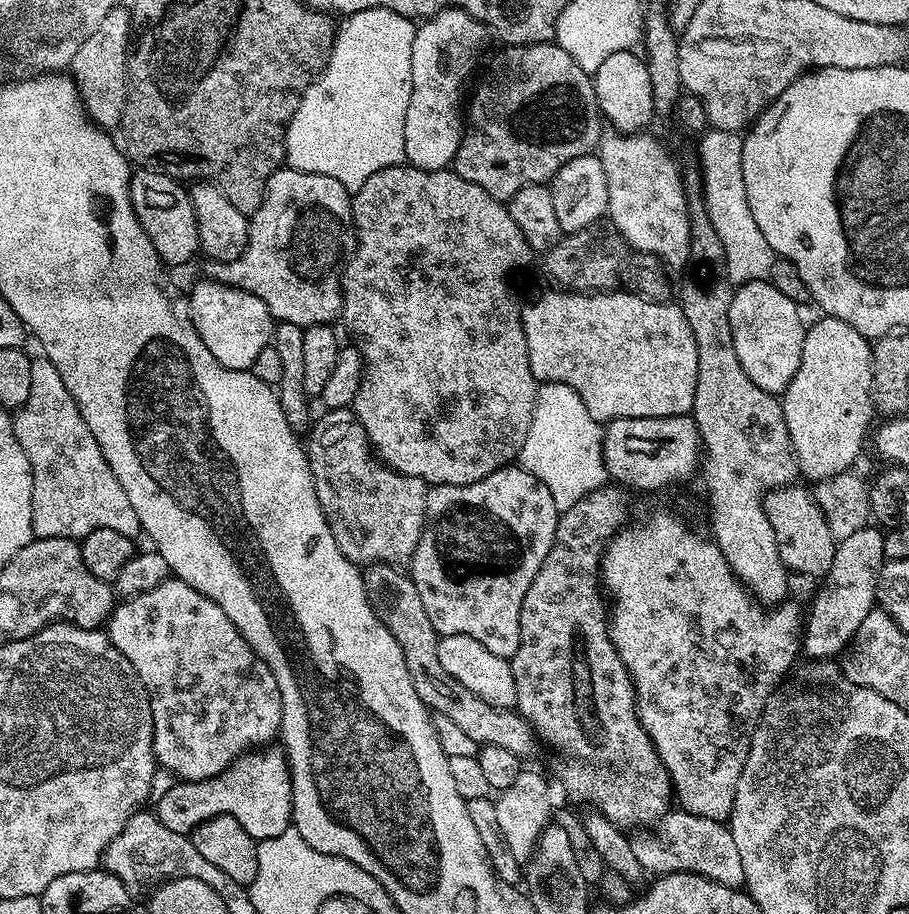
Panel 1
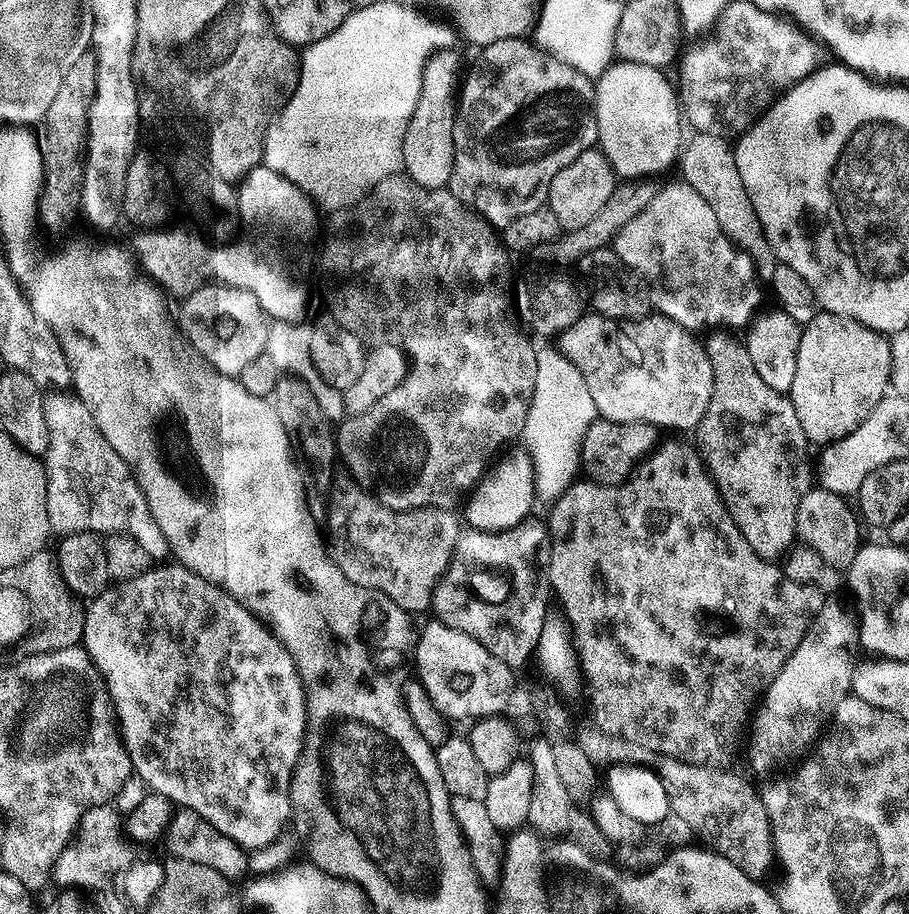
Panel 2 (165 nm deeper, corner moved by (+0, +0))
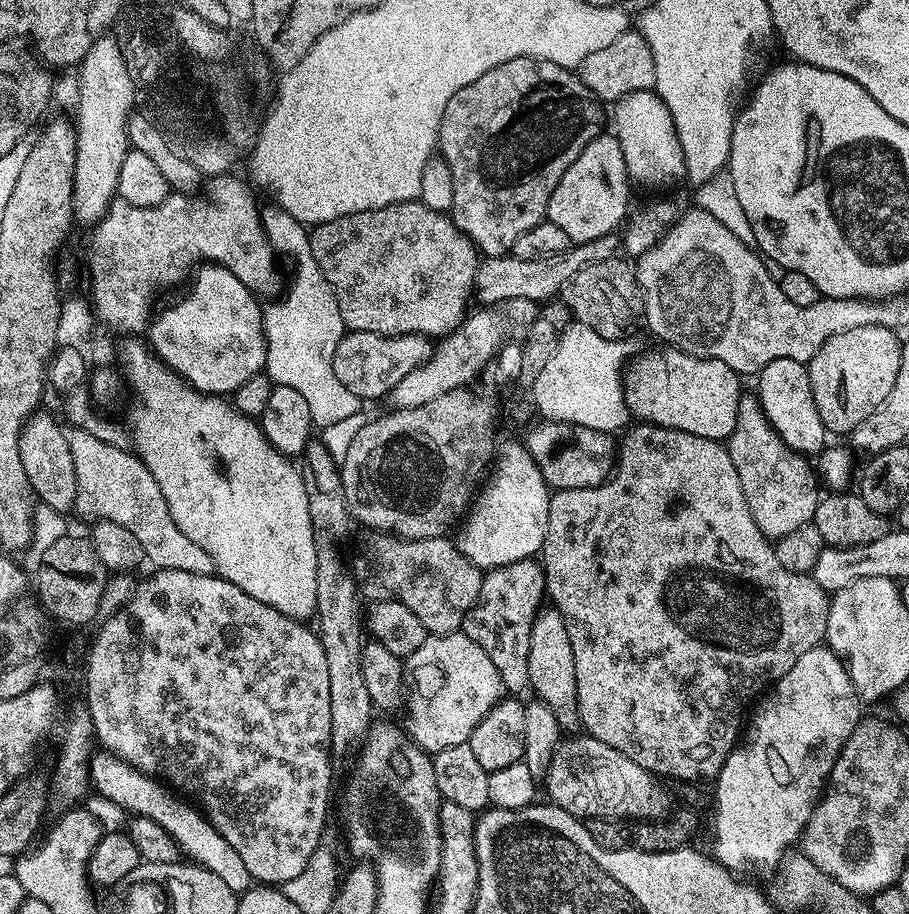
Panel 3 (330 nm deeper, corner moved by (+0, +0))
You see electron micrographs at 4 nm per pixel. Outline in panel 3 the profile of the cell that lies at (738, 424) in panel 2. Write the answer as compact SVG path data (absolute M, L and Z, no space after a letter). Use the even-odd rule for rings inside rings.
M741 395L738 406L738 418L734 430L726 441L726 447L730 454L730 462L734 462L734 470L738 470L738 482L744 491L746 502L750 506L750 514L754 514L754 522L758 522L758 530L769 538L779 538L798 530L798 526L806 526L812 523L816 506L822 499L821 489L818 487L818 476L807 464L805 457L799 452L790 450L780 441L780 436L770 426L770 422L764 416L764 411L759 399L755 395Z

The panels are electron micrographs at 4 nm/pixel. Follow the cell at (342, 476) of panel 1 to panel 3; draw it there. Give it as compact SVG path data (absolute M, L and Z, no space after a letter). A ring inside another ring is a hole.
M375 530L369 531L367 535L368 537L366 537L360 544L360 556L364 560L351 561L350 564L350 571L358 585L359 591L363 593L363 595L365 592L370 598L369 601L372 602L378 600L396 600L400 604L405 604L411 612L418 614L418 622L422 622L425 633L443 634L445 632L457 631L457 629L459 629L464 623L464 613L467 612L468 609L480 598L480 582L482 579L481 569L477 568L475 564L469 563L464 555L461 554L459 547L457 547L453 541L452 544L448 541L449 537L447 535L422 538L421 540L401 540L398 536Z

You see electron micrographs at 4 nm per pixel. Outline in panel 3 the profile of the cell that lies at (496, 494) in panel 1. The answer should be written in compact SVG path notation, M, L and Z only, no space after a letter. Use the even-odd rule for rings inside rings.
M532 558L514 562L512 564L512 578L506 578L506 574L504 574L501 568L496 568L492 571L496 584L481 579L480 590L486 590L488 592L488 598L486 598L486 602L481 602L481 600L476 601L475 604L480 608L478 612L475 612L471 607L464 613L462 630L474 642L478 642L478 646L482 646L482 650L486 650L486 654L490 656L490 662L494 662L494 670L498 670L501 685L507 691L508 688L512 691L509 693L516 694L519 688L527 689L529 687L528 655L530 654L530 630L532 629L532 622L536 617L537 611L542 604L540 598L542 600L546 594L544 574L541 565Z

